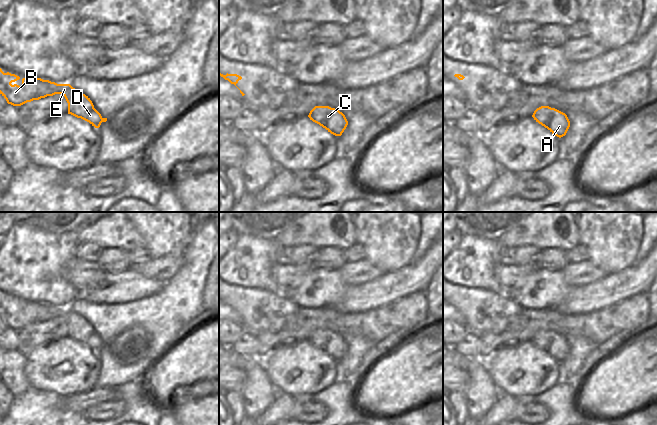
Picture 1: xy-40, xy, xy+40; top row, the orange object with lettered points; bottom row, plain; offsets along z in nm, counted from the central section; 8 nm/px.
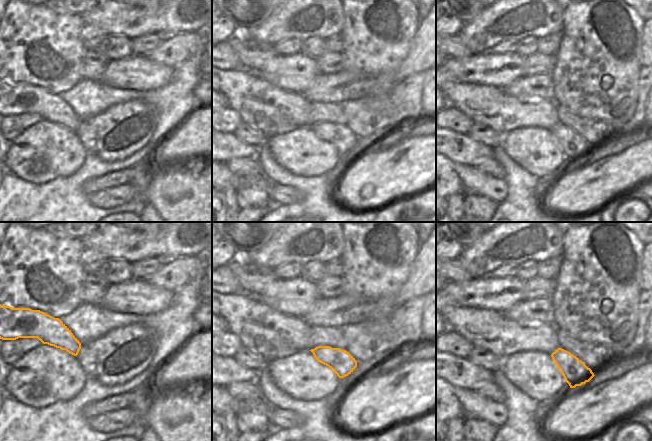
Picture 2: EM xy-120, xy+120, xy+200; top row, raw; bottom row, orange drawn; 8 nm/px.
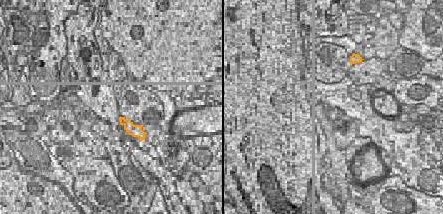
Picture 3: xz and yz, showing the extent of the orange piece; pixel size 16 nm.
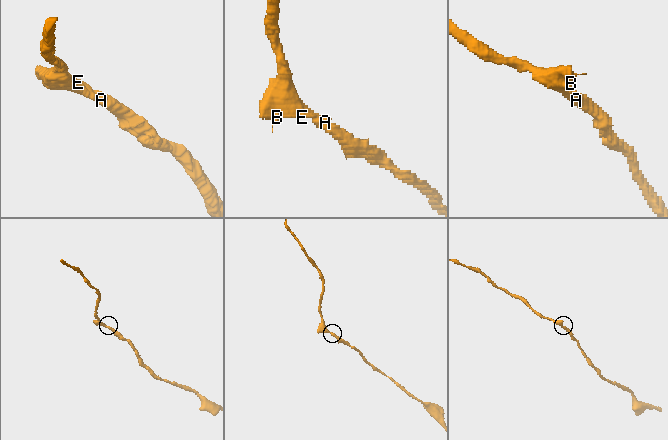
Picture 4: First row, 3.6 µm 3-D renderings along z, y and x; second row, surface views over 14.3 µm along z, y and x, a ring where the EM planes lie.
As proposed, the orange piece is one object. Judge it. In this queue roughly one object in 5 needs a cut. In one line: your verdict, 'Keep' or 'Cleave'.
Keep.

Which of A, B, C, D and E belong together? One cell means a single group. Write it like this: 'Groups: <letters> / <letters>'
Groups: A B C D E.

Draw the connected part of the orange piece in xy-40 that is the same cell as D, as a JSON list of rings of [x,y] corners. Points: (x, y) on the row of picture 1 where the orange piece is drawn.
[[[0,68],[0,94],[6,99],[8,104],[11,104],[13,106],[21,106],[33,100],[39,100],[47,96],[53,96],[55,94],[63,94],[68,103],[68,114],[89,122],[95,128],[99,128],[102,122],[107,121],[107,118],[103,118],[101,114],[94,108],[94,105],[90,98],[79,90],[73,88],[70,84],[57,84],[49,80],[30,77],[23,78],[21,86],[17,84],[11,84],[12,82],[15,82],[19,79],[19,76],[11,74],[9,72],[4,73]]]

